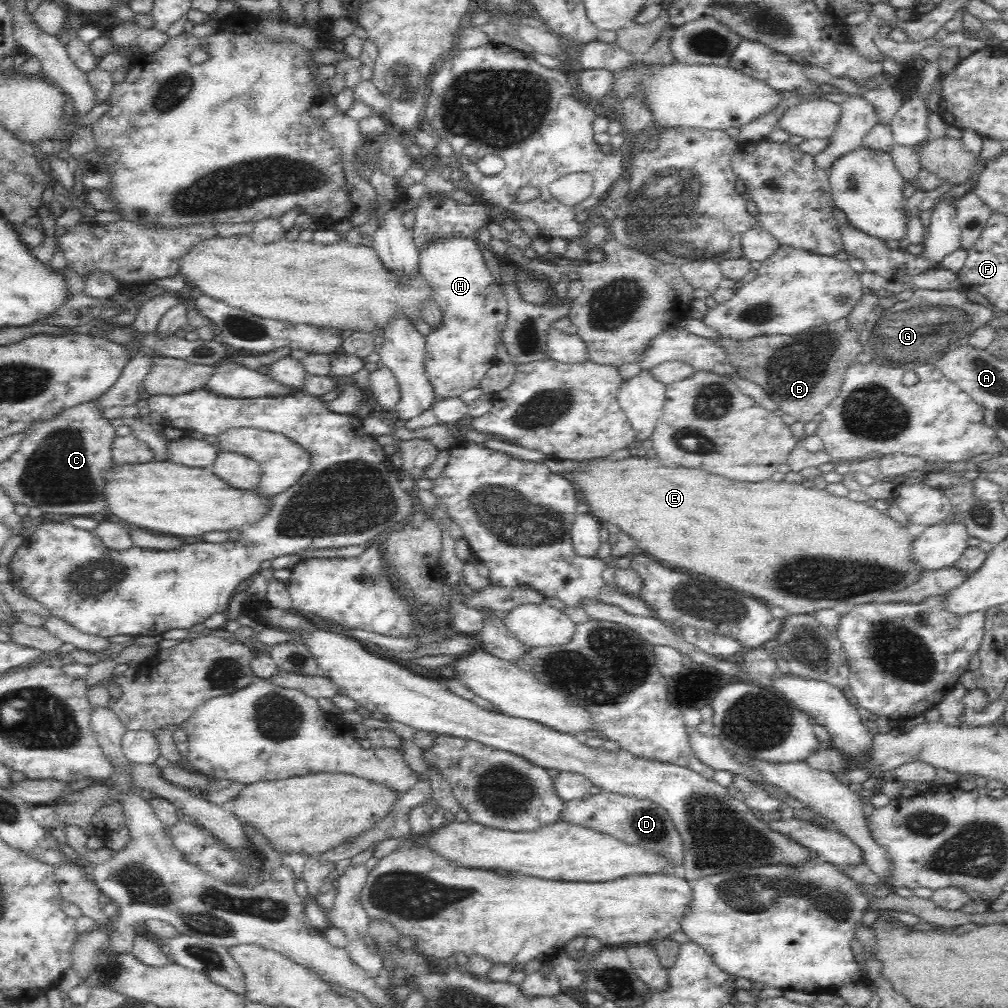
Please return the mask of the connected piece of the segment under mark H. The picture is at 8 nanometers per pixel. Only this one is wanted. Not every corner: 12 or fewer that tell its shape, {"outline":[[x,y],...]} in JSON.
{"outline":[[475,237],[418,257],[444,326],[425,336],[439,400],[478,387],[508,302]]}

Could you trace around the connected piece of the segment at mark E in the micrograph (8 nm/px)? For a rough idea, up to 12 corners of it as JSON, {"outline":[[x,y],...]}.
{"outline":[[656,458],[572,471],[670,568],[788,615],[890,603],[907,522]]}

